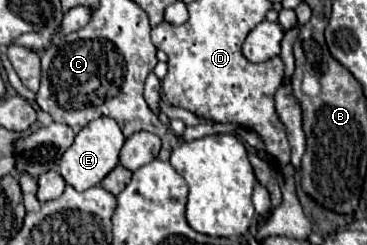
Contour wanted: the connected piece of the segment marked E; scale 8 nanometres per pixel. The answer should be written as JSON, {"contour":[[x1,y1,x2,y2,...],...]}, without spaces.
{"contour":[[100,116,86,124,74,138,74,144,64,152,60,160,60,174,66,184,74,186,76,190,88,190,104,180,104,176,118,164,118,154,124,144,124,136,110,116]]}

